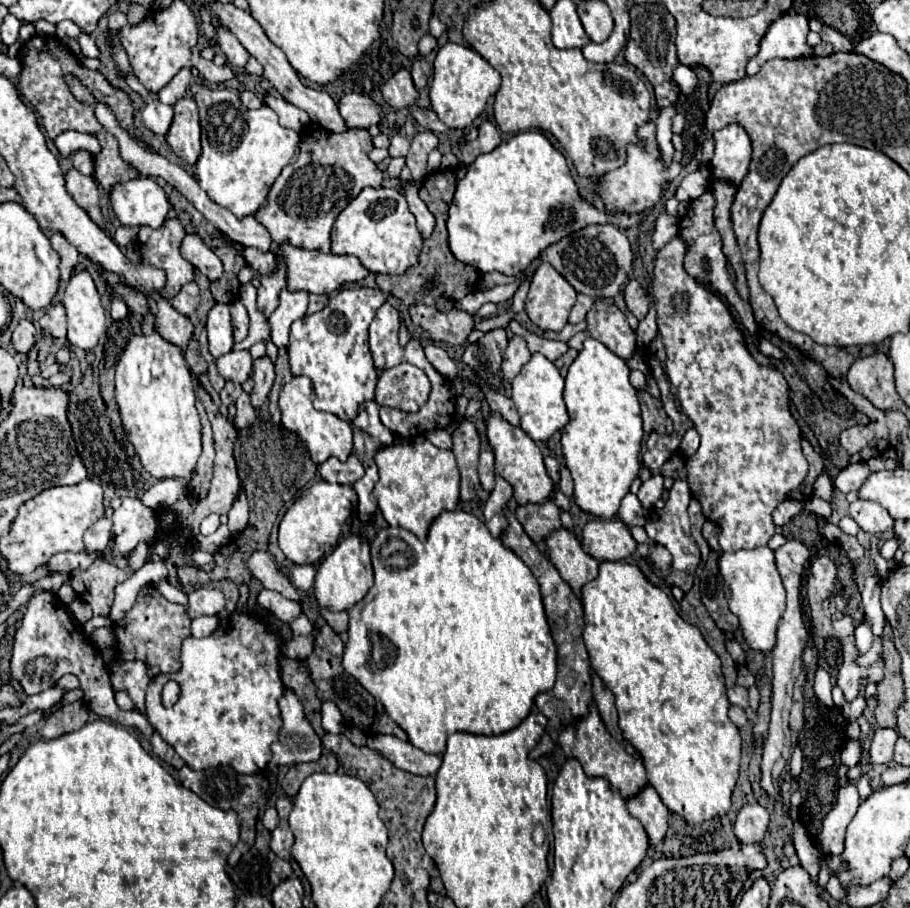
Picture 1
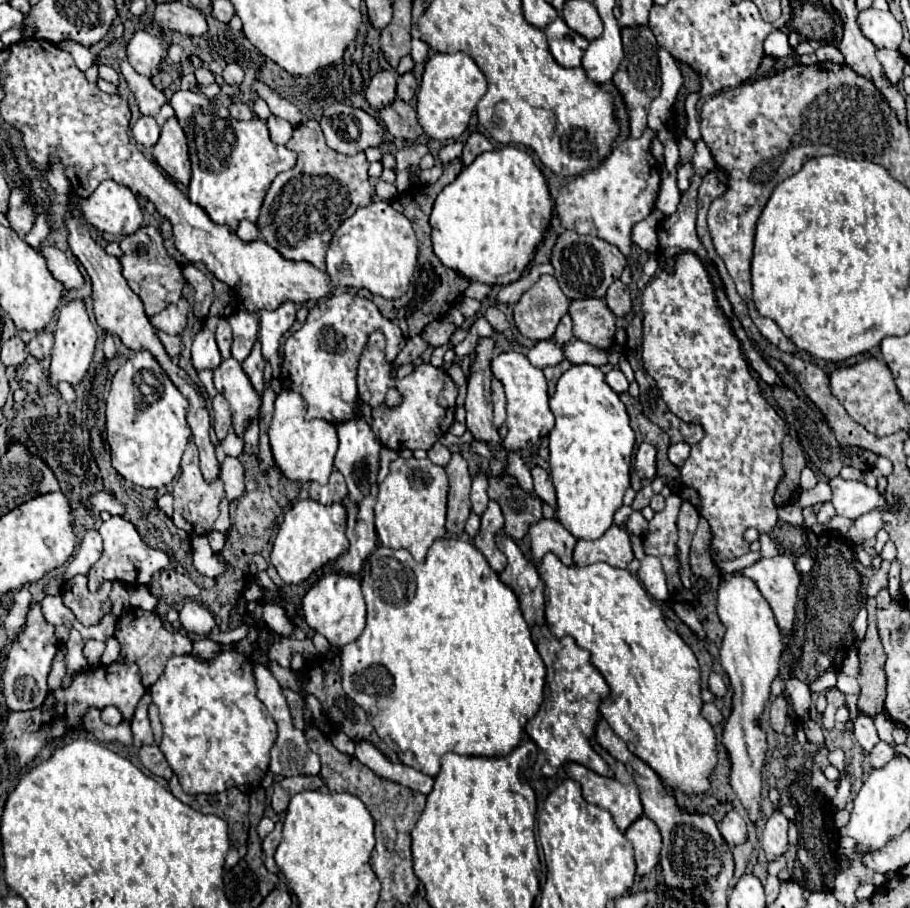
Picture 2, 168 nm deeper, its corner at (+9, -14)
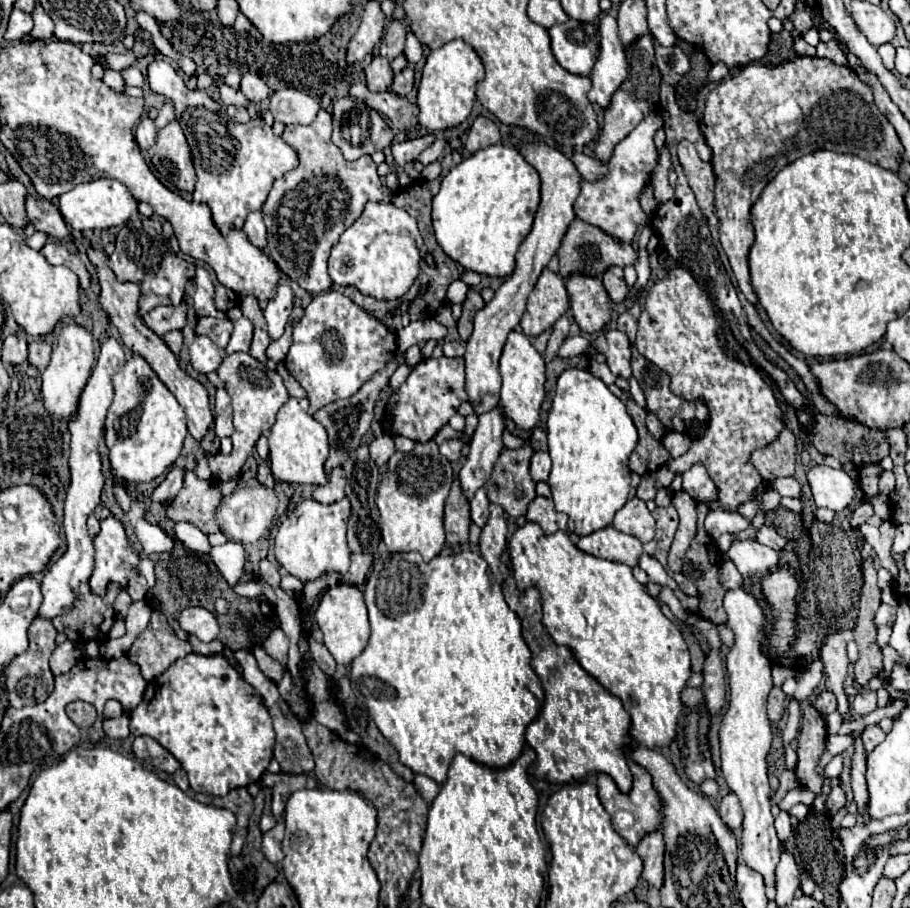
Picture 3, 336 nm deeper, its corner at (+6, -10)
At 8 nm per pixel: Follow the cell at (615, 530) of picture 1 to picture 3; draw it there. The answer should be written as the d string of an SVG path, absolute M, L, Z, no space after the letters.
M613 526L597 530L589 536L575 538L575 546L591 556L613 560L613 562L623 562L631 568L639 562L639 556L643 552L643 544L635 536L623 534L615 530Z

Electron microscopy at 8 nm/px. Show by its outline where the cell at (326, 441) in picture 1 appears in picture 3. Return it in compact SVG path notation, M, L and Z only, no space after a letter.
M289 398L277 412L277 422L269 436L269 460L275 480L289 484L315 484L327 482L325 462L329 458L329 438L325 426L307 414L307 398Z

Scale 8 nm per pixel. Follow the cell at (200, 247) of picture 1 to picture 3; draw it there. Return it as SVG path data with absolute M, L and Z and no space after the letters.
M203 266L197 268L195 284L197 284L197 290L195 290L195 296L193 296L193 300L195 300L195 312L197 312L199 316L223 318L225 314L219 312L219 310L215 308L215 302L213 302L213 298L215 298L215 286L213 286L213 282L211 282L209 272L207 272Z

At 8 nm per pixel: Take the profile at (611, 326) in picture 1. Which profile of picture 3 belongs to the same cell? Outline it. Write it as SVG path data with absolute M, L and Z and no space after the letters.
M569 276L565 280L565 288L569 292L571 310L581 332L585 334L601 332L613 320L611 300L601 280Z

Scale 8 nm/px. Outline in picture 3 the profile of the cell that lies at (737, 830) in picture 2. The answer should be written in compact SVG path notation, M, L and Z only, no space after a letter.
M731 792L727 794L723 800L721 800L721 806L719 806L719 814L721 814L721 820L733 830L741 830L741 824L743 824L743 812L741 812L741 804L737 800L737 796Z

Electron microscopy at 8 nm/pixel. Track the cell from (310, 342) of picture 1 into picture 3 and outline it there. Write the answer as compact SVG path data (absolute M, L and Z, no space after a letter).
M331 288L317 294L305 308L305 316L293 328L293 344L283 362L307 392L309 414L315 414L321 406L353 396L395 354L395 334L341 290Z

